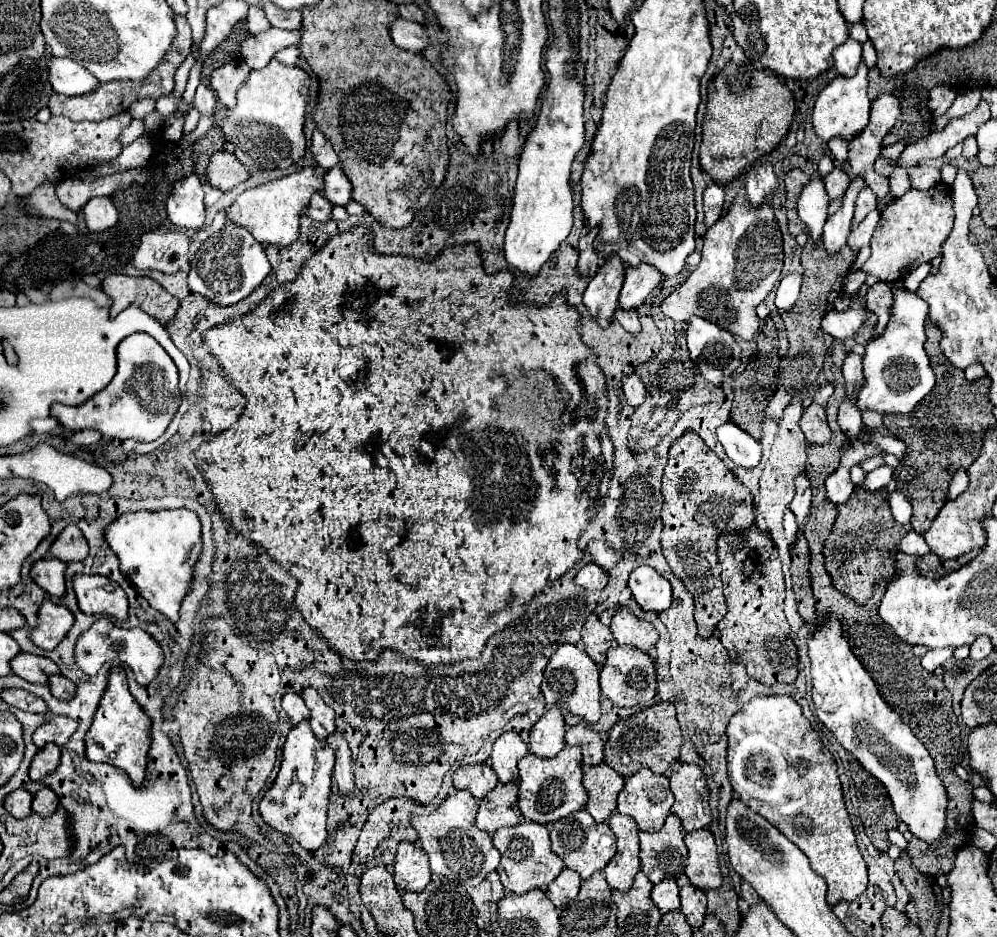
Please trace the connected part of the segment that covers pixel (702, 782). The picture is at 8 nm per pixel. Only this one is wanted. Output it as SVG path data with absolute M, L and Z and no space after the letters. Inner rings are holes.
M683 763L671 775L671 791L675 795L675 803L671 811L681 819L681 825L687 833L695 829L705 829L711 823L711 807L709 807L709 789L707 777L699 765Z

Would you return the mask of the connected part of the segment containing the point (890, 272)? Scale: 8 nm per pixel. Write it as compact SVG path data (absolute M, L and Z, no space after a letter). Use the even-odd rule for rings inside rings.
M937 183L929 191L911 189L881 213L881 221L877 223L871 239L871 257L861 267L867 275L893 283L941 253L941 243L947 239L953 227L951 193L941 187L943 183Z

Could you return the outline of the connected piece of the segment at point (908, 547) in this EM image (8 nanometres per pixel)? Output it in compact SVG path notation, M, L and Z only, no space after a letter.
M909 531L901 543L899 543L899 551L905 551L905 553L911 553L911 555L917 555L917 557L922 557L928 553L931 553L929 545L925 543L923 535L915 533L915 531Z

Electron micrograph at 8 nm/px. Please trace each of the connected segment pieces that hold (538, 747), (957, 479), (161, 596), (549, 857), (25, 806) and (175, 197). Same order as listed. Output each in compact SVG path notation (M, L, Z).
M559 707L549 709L529 733L529 751L539 757L555 757L565 747L565 719Z
M959 469L959 471L953 475L953 481L951 481L951 485L949 485L947 499L959 497L967 487L969 487L969 477L967 477L967 473L965 473L963 469Z
M189 509L127 513L105 529L105 539L121 561L121 573L131 581L137 593L147 599L153 609L169 617L171 623L177 623L181 601L193 585L193 569L203 551L197 513Z
M519 823L517 827L507 827L507 829L499 829L493 833L493 845L499 849L501 853L501 863L497 867L499 879L503 883L503 887L509 893L517 893L523 895L531 889L545 889L563 869L563 861L561 857L557 857L551 851L551 841L549 841L549 831L545 825L541 823Z
M17 789L13 793L9 793L5 797L5 809L15 817L15 819L25 819L29 817L31 811L31 801L33 801L33 795L25 789Z
M191 173L189 177L175 181L165 209L173 225L183 229L201 229L205 221L201 179L195 173Z

